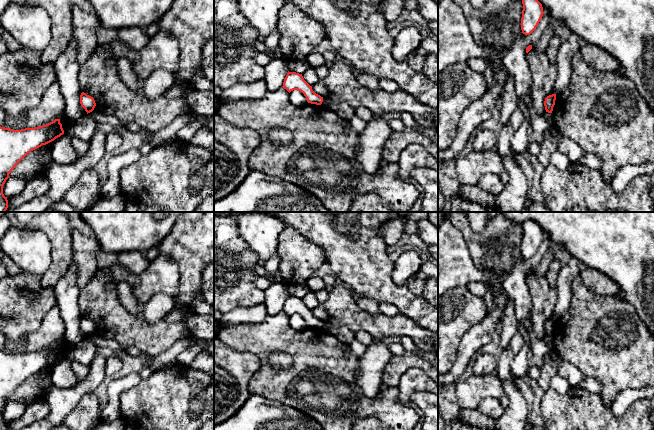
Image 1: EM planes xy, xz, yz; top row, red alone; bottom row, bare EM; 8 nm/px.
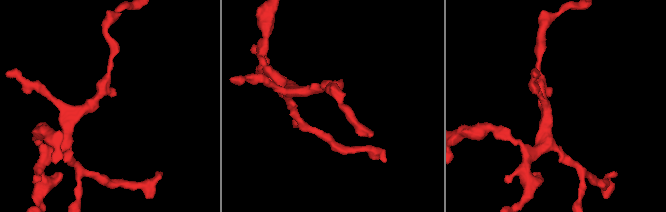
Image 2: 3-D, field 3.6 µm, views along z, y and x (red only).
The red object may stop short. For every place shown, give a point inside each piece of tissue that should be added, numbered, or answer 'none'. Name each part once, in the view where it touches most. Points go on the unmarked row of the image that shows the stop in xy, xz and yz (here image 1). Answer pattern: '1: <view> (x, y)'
none

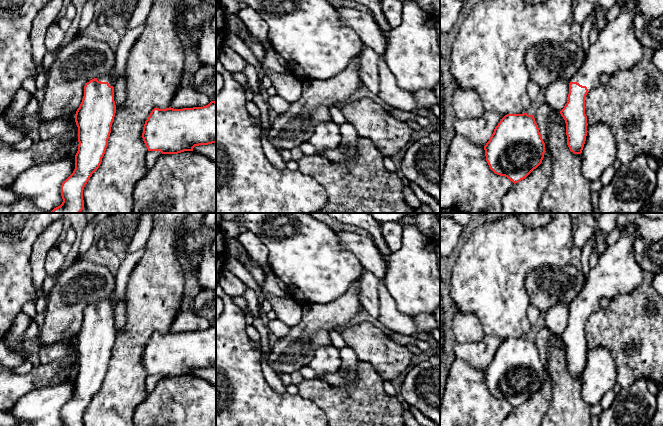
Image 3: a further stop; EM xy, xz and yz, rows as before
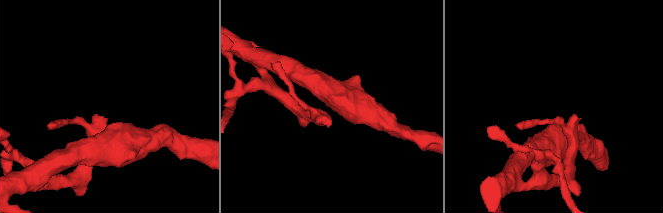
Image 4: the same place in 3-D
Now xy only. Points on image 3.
1: xy (107, 301)

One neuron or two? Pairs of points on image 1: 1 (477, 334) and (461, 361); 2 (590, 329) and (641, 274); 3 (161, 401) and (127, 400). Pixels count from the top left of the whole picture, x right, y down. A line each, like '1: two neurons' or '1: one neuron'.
1: one neuron
2: two neurons
3: one neuron

